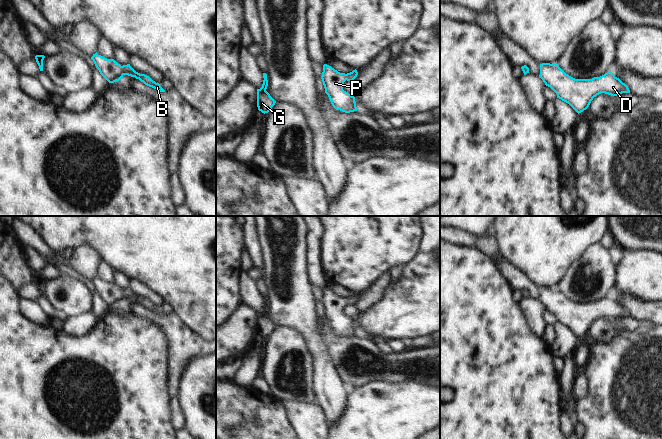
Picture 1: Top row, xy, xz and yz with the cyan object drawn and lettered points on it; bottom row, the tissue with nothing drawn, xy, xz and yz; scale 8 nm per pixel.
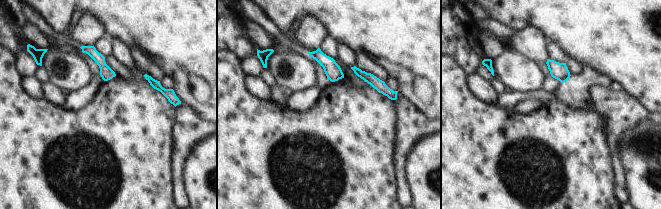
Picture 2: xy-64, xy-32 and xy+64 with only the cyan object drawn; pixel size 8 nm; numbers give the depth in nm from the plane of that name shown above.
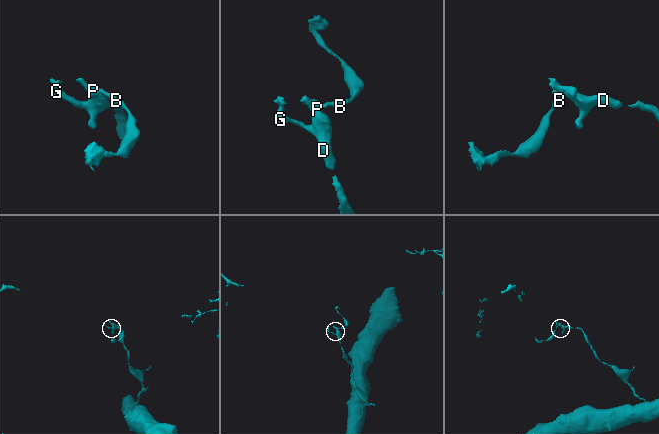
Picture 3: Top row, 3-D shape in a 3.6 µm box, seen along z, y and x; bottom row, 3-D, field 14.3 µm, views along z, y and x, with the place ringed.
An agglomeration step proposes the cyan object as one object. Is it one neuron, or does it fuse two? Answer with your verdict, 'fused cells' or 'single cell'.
single cell

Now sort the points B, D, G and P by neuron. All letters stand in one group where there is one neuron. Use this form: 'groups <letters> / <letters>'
groups B D G P

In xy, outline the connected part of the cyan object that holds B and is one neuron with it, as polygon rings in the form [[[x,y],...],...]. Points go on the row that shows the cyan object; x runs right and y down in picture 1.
[[[97,52],[91,57],[96,68],[99,70],[100,74],[109,82],[114,83],[122,79],[124,75],[135,77],[143,82],[145,85],[152,87],[160,92],[165,92],[165,90],[160,86],[159,83],[153,81],[149,76],[145,74],[140,74],[136,72],[130,64],[121,66],[114,59],[107,59]]]

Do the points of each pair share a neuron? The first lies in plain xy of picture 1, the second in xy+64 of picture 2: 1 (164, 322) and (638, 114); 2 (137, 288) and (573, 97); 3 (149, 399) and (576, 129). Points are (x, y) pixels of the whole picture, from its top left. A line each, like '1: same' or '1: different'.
1: same
2: same
3: same

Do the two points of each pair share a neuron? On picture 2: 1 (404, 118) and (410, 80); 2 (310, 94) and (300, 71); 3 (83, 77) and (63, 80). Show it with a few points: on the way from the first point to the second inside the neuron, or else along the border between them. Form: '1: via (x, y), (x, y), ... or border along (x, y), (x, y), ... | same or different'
1: border along (398, 91), (423, 114) | different
2: border along (316, 84), (288, 93) | different
3: via (78, 77), (68, 77) | same

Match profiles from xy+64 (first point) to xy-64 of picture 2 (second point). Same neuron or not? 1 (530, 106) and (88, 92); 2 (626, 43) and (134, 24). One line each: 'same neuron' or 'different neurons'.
1: same neuron
2: same neuron

